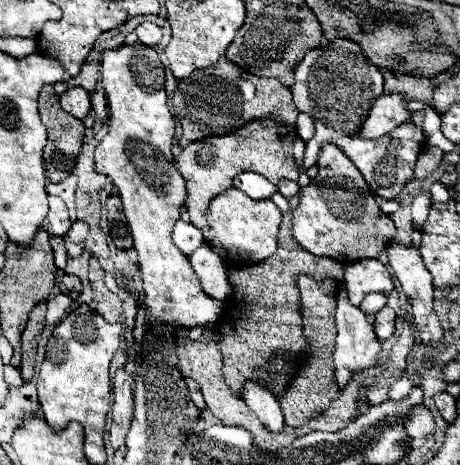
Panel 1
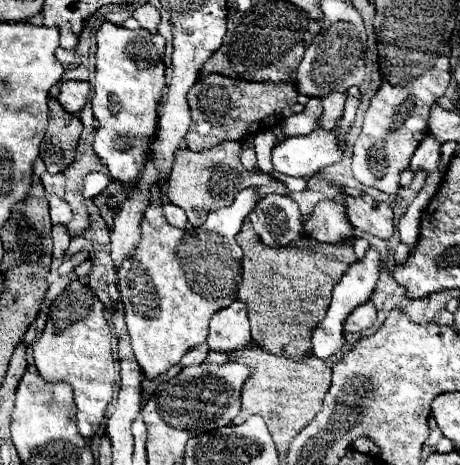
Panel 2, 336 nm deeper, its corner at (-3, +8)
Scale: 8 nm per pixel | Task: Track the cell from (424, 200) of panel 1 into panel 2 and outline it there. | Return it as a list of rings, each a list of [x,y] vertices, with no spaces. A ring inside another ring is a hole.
[[[428,134],[428,136],[420,142],[418,150],[414,152],[412,162],[410,162],[410,170],[412,170],[412,172],[432,174],[432,172],[436,170],[438,162],[440,162],[440,146],[442,146],[442,144],[440,144],[432,134]]]

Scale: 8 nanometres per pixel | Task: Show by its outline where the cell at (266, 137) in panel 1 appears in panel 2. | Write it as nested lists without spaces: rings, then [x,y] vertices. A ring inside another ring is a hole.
[[[250,140],[224,142],[224,144],[218,144],[218,146],[214,146],[210,150],[204,150],[204,152],[194,152],[190,148],[180,148],[174,154],[174,166],[172,166],[172,172],[168,176],[168,182],[170,182],[168,198],[170,198],[172,204],[184,208],[184,212],[186,212],[186,216],[188,216],[188,220],[194,228],[200,228],[210,212],[232,204],[232,200],[236,198],[236,194],[242,188],[272,186],[272,184],[280,182],[278,178],[262,172],[260,168],[246,170],[242,166],[240,152],[248,142]]]

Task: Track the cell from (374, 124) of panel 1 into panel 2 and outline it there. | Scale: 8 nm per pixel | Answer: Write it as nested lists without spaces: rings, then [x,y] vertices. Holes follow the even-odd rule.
[[[316,128],[308,136],[290,136],[290,138],[280,140],[272,150],[272,164],[274,164],[274,170],[280,174],[308,178],[308,176],[314,176],[318,170],[340,162],[344,158],[344,152],[346,152],[346,140],[340,138],[338,128],[334,130]]]

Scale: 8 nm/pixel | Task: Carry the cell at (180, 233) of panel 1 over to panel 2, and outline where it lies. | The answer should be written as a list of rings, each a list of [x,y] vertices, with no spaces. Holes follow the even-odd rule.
[[[164,198],[162,200],[162,204],[164,204],[164,214],[166,214],[166,220],[172,224],[172,226],[176,226],[176,228],[188,228],[188,218],[186,218],[186,212],[184,210],[180,210],[180,206],[174,206],[168,198]]]

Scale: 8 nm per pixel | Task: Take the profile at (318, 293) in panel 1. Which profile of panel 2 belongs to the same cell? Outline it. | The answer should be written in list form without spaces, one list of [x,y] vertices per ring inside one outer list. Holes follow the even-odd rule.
[[[244,218],[242,230],[236,236],[244,258],[244,278],[238,288],[238,300],[246,304],[254,342],[270,354],[280,354],[292,360],[310,356],[312,330],[326,316],[332,288],[358,260],[352,242],[320,244],[310,236],[302,236],[284,248],[268,248]]]

